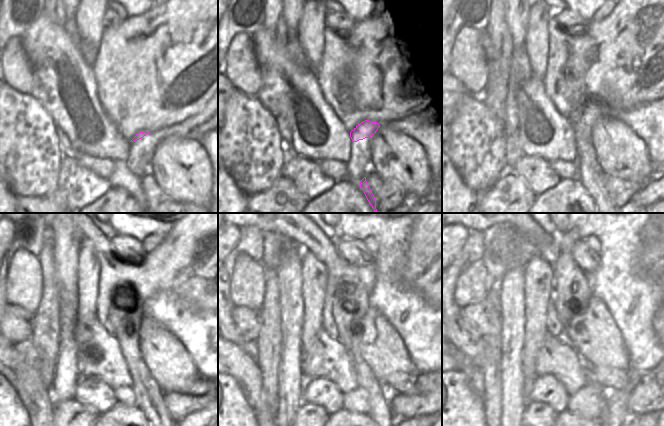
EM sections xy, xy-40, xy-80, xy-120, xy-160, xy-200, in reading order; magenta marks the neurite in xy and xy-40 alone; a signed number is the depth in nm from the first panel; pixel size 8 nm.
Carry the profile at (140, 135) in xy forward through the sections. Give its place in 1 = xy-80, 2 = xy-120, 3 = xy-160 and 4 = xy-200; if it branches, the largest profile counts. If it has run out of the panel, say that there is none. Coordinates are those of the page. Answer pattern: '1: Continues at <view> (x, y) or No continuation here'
1: Continues at xy-80 (571, 85)
2: Continues at xy-120 (126, 310)
3: Continues at xy-160 (350, 304)
4: Continues at xy-200 (572, 292)

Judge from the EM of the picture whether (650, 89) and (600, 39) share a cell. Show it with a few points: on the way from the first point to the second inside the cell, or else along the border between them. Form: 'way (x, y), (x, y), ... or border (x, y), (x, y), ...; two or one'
way (635, 83), (635, 74), (615, 54); one

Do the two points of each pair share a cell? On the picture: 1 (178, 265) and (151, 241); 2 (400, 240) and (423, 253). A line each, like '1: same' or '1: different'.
1: different
2: different

